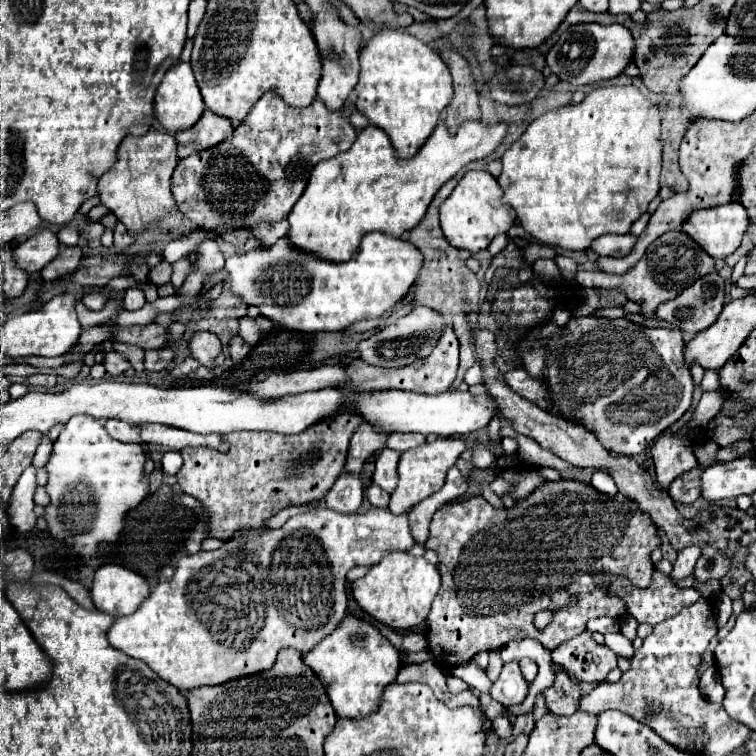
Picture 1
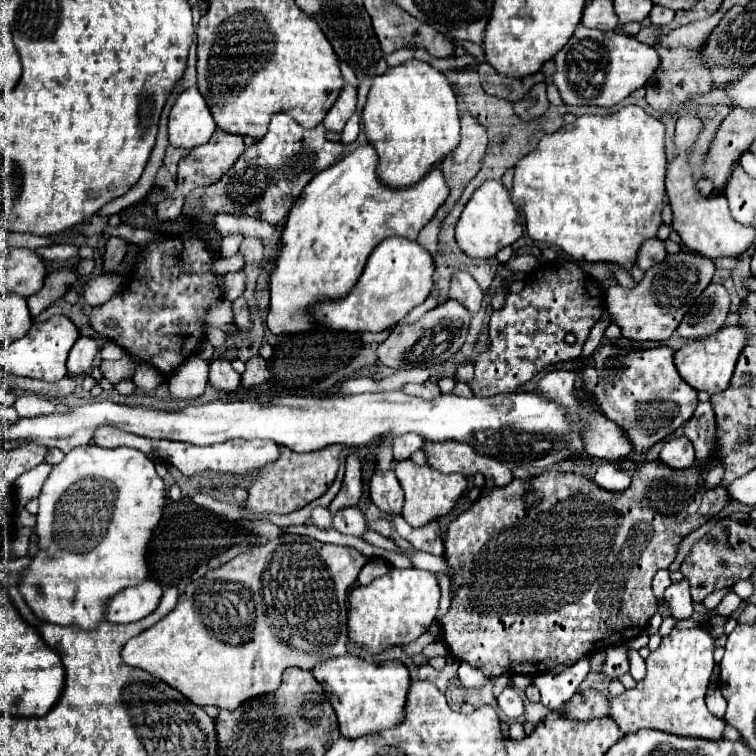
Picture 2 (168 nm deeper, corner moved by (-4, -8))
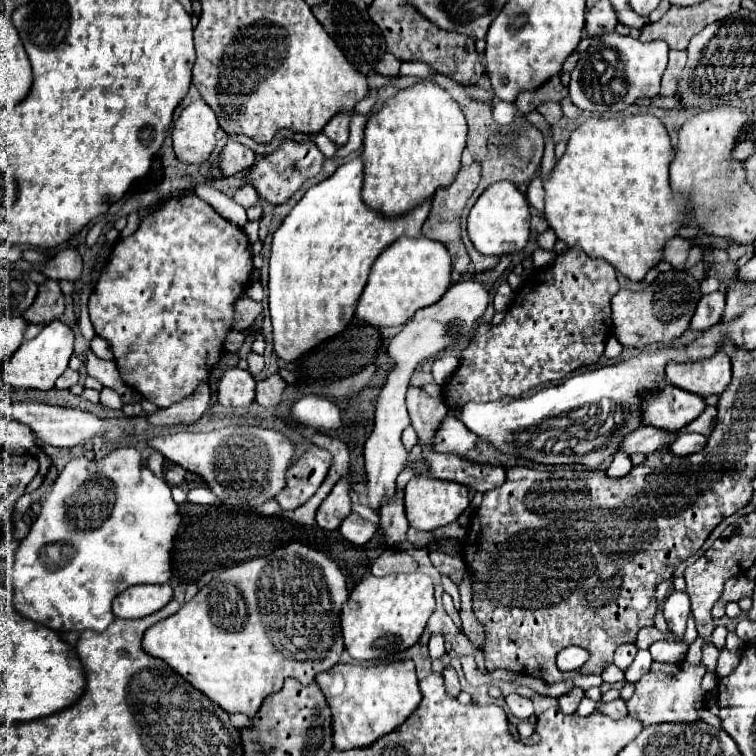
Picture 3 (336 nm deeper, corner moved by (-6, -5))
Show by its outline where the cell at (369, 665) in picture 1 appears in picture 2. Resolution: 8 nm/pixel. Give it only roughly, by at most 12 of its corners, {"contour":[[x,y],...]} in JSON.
{"contour":[[348,652],[314,666],[346,738],[404,718],[410,674]]}

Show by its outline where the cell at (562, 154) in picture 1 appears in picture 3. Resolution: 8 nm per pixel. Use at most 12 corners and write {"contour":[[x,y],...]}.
{"contour":[[592,117],[544,183],[568,247],[642,281],[682,227],[658,117]]}

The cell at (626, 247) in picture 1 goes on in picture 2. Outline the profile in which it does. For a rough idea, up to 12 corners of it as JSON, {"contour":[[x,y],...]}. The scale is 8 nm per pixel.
{"contour":[[646,240],[636,256],[636,266],[648,270],[666,258],[662,240]]}

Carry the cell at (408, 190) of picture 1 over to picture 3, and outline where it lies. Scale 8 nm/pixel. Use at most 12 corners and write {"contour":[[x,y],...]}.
{"contour":[[360,157],[306,191],[274,233],[274,351],[348,327],[376,257],[418,237],[360,197]]}

